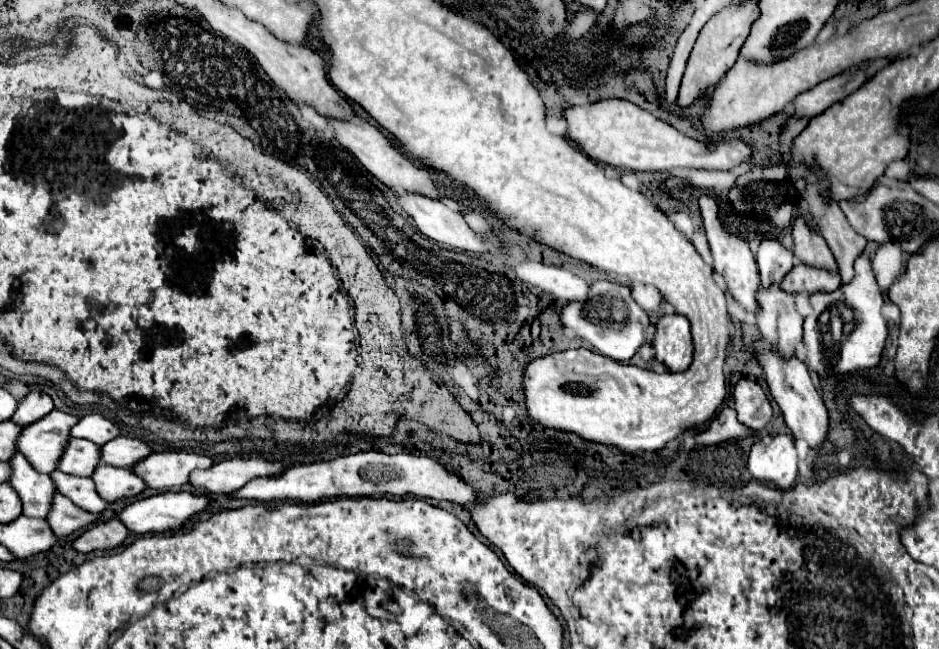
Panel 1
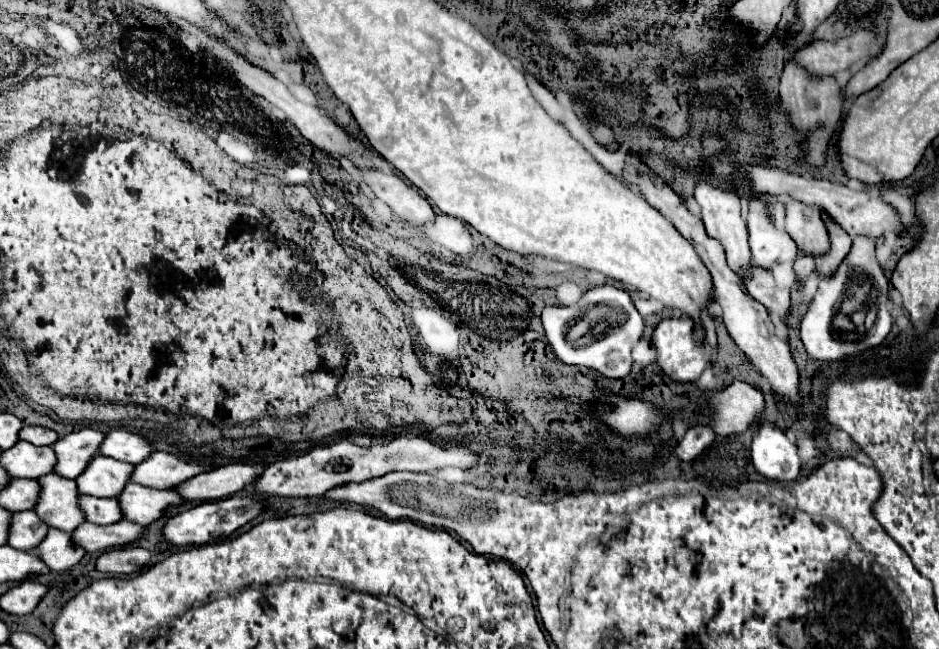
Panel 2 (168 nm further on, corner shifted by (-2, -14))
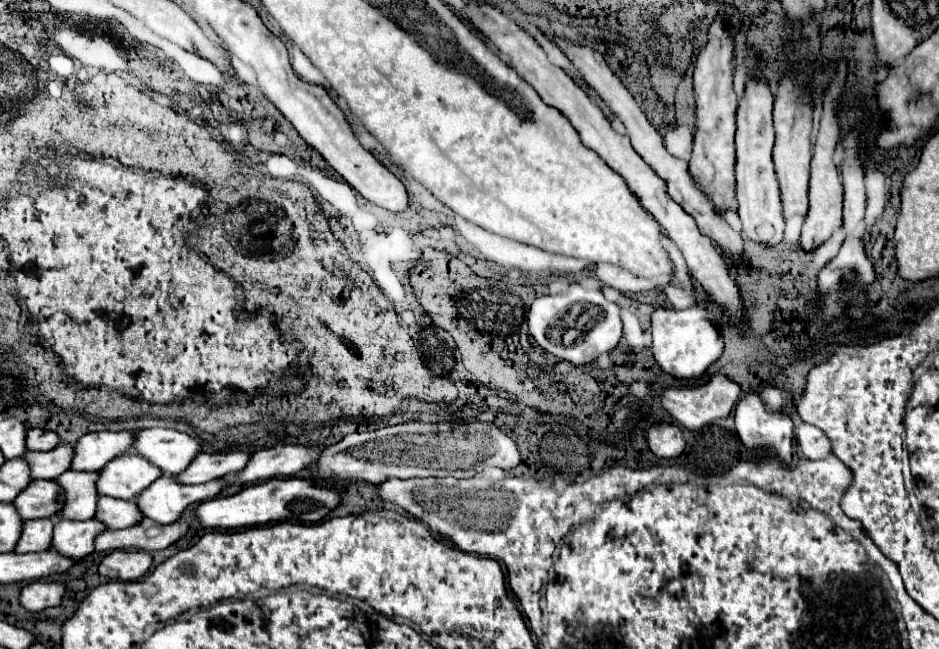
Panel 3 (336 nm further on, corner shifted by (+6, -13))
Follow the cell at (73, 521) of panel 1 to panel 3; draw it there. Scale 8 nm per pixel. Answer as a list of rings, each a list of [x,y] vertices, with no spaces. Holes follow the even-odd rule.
[[[143,519],[139,525],[105,531],[95,539],[95,551],[115,551],[115,549],[167,549],[175,541],[179,541],[189,531],[189,523],[177,521],[171,525],[163,525],[151,519]]]

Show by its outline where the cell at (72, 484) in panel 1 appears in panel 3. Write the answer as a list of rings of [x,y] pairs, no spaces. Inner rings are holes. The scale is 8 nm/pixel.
[[[101,495],[95,519],[105,523],[109,529],[127,529],[143,521],[143,515],[135,501],[123,501],[123,499]]]

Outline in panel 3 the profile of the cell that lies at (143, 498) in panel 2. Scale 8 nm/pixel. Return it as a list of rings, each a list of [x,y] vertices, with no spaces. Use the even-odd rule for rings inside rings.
[[[163,475],[149,489],[145,489],[135,503],[145,517],[167,525],[175,523],[189,505],[215,499],[225,487],[227,481],[223,479],[213,479],[201,485],[183,485],[175,477]]]

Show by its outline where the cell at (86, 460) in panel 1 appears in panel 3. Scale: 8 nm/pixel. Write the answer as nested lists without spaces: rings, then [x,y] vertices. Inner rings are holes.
[[[127,453],[115,457],[105,469],[99,471],[97,491],[99,495],[117,499],[135,499],[161,475],[163,471],[157,465],[151,465],[145,457]]]

